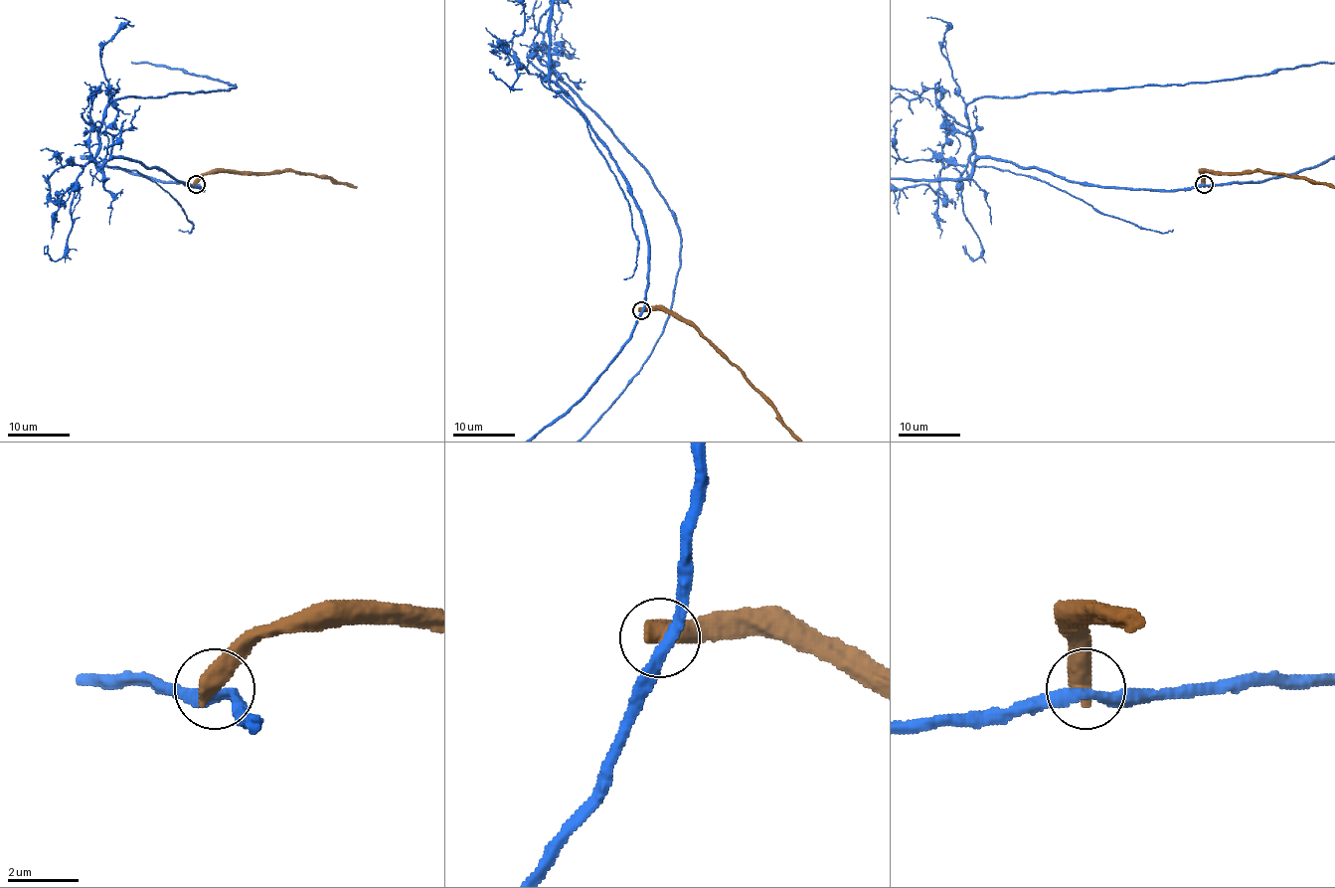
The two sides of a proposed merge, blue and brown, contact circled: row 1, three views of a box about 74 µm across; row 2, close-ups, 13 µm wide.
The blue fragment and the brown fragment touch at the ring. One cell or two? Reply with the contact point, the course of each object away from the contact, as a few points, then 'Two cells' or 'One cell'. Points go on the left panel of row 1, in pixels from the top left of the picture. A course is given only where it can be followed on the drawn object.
Place: (196, 184). Two cells

